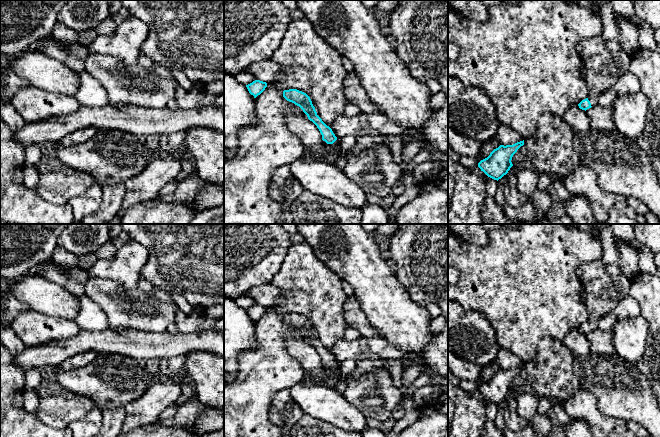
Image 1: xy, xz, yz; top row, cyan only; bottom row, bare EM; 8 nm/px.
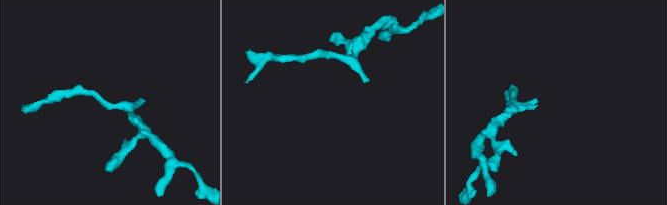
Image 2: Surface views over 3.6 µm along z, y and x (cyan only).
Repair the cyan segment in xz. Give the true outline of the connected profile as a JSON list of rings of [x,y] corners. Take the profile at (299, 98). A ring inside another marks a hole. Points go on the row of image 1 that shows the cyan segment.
[[[289,89],[283,91],[283,97],[303,110],[308,119],[312,121],[319,129],[323,141],[325,141],[327,144],[333,144],[337,140],[337,137],[333,133],[332,129],[327,126],[317,115],[315,107],[313,106],[310,97],[306,93],[297,89]]]

